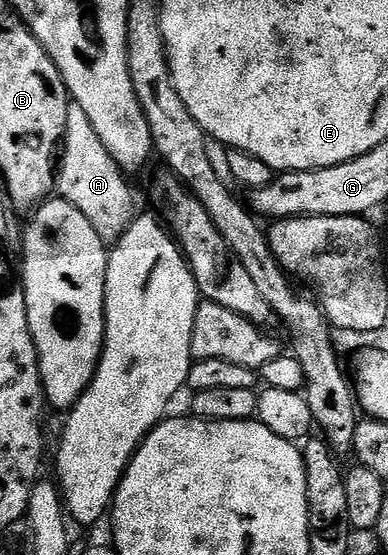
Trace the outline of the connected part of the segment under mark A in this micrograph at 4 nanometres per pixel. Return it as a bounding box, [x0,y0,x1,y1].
[57,106,133,245]

